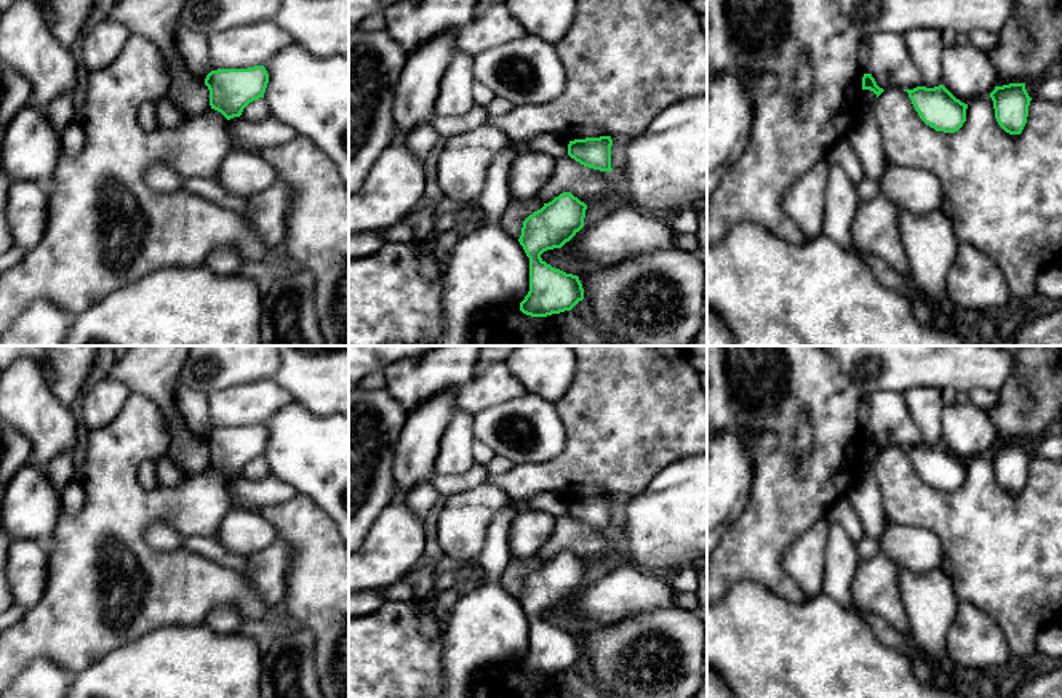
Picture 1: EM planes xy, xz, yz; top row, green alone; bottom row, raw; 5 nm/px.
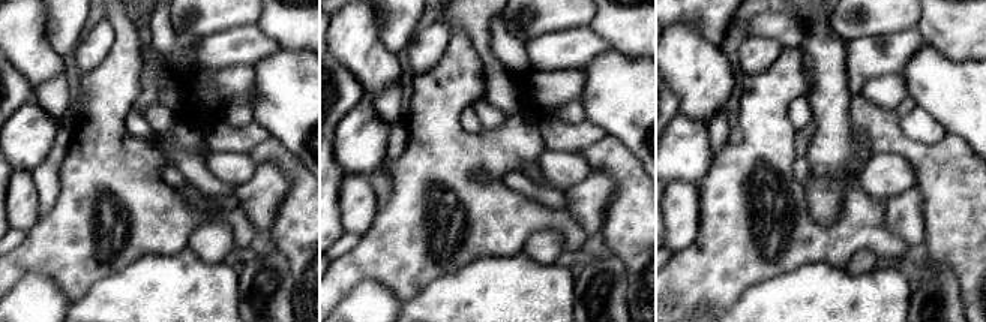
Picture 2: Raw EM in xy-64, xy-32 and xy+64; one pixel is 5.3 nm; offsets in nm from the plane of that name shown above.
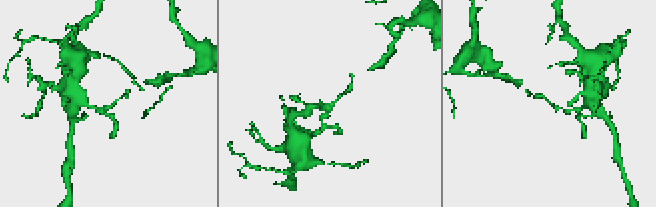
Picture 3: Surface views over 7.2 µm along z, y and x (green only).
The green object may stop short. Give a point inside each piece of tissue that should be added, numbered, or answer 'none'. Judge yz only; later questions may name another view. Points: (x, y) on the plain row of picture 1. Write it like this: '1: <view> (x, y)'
none

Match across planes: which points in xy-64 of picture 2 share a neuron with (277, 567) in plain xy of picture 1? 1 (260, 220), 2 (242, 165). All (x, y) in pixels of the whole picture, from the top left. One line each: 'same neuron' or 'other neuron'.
1: same neuron
2: other neuron

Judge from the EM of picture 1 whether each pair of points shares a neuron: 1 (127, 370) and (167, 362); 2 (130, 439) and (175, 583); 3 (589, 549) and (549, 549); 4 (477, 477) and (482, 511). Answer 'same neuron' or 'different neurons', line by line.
1: same neuron
2: same neuron
3: same neuron
4: different neurons

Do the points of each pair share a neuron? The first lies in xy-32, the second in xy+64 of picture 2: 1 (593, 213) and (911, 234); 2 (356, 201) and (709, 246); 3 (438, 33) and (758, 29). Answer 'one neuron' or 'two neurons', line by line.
1: one neuron
2: two neurons
3: two neurons

